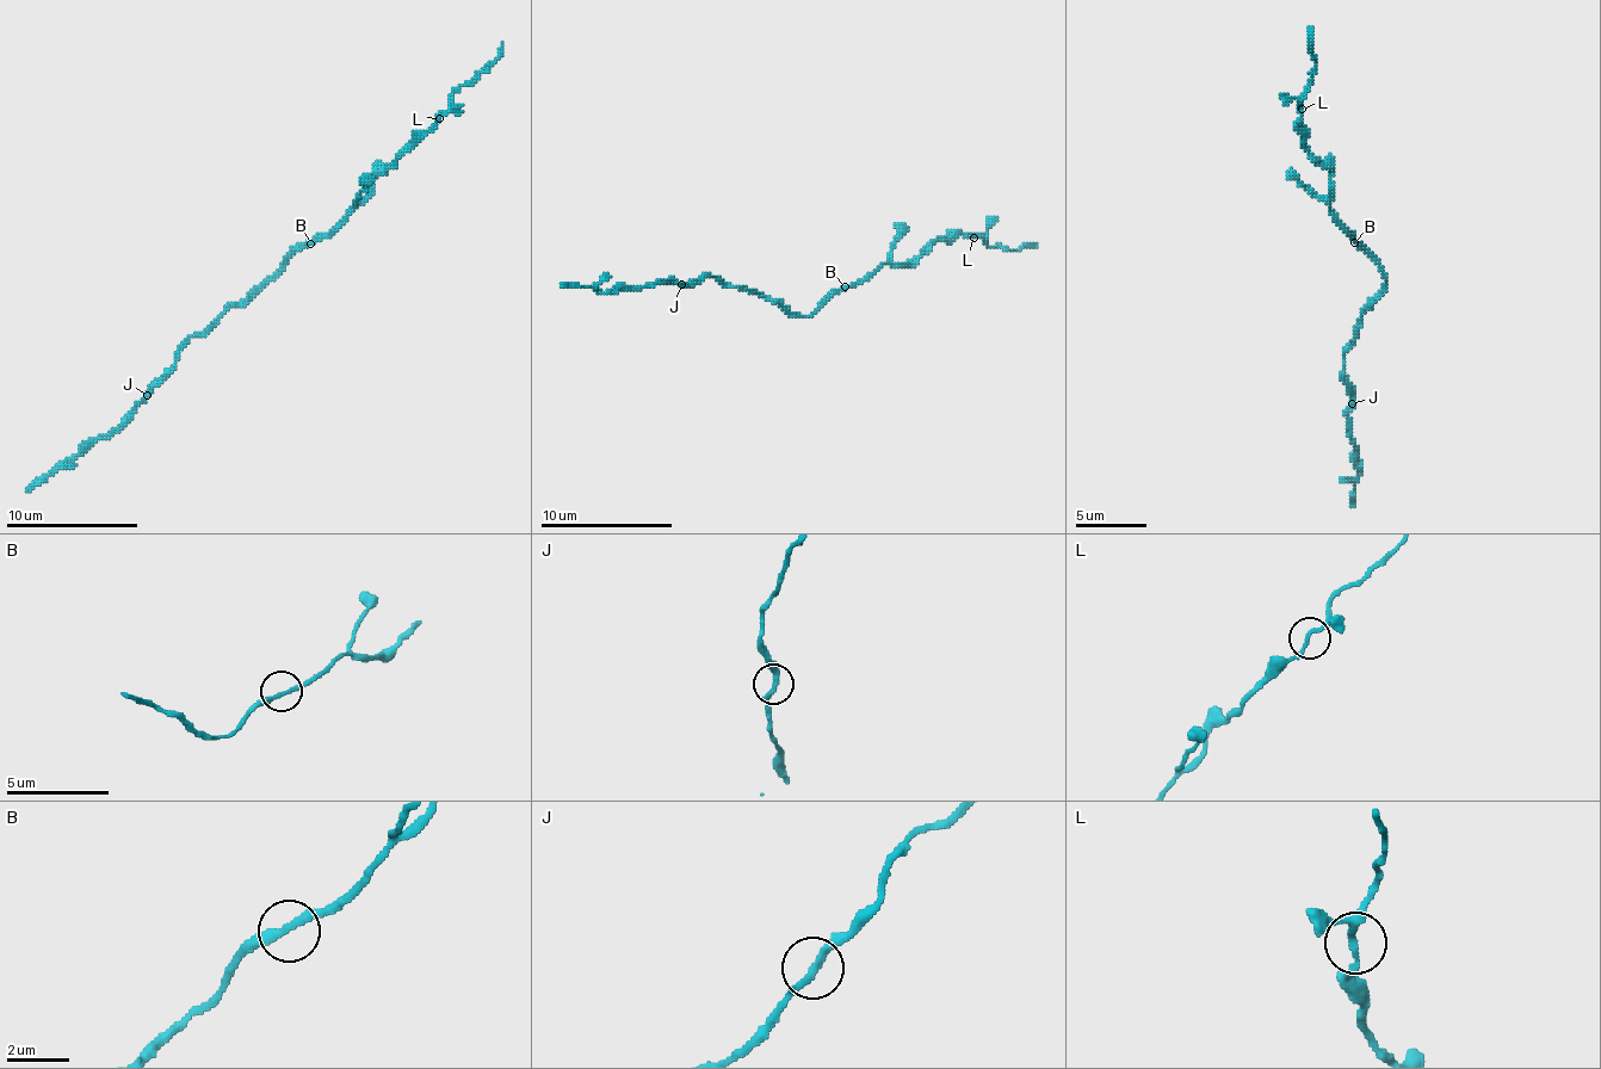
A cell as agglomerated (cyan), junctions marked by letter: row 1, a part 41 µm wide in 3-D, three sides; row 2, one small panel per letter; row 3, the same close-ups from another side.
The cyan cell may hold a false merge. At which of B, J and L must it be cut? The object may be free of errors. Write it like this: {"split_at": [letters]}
{"split_at": []}

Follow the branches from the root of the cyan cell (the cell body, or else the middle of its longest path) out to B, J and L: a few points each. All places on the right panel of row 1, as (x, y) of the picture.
B: (1386, 273), (1354, 242)
J: (1386, 273), (1386, 288), (1365, 309), (1354, 340), (1343, 354), (1343, 383), (1351, 405)
L: (1386, 273), (1351, 239), (1351, 232), (1330, 206), (1330, 172), (1305, 147), (1305, 129), (1298, 122), (1302, 109)

